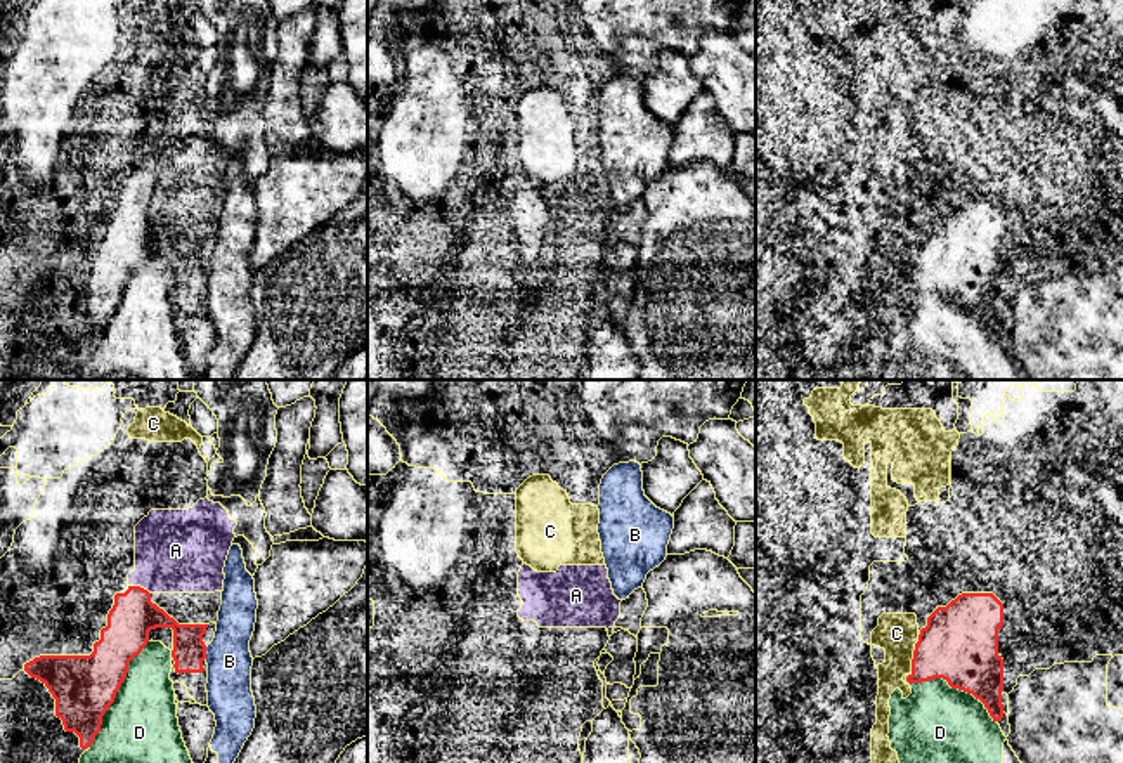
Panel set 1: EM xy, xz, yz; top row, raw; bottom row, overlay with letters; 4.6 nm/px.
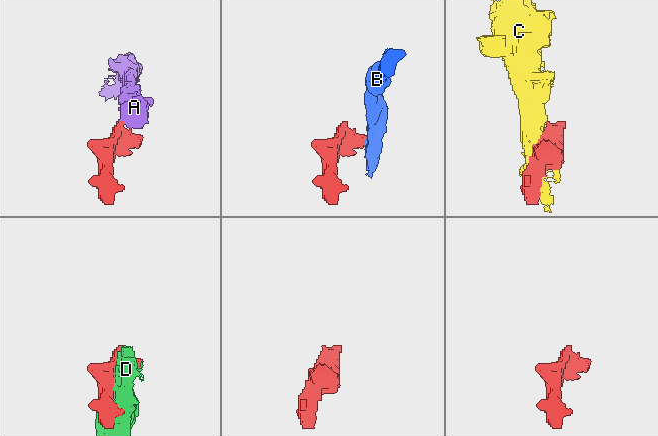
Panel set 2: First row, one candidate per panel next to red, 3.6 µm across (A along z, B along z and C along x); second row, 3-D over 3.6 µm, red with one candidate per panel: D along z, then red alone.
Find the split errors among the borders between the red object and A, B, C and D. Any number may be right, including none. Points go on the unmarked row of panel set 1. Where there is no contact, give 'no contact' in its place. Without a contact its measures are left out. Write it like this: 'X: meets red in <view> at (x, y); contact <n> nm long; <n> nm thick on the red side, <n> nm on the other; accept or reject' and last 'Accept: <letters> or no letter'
A: meets red in xy at (139, 198); contact 110 nm long; 200 nm thick on the red side, 380 nm on the other; accept
B: meets red in xy at (205, 264); contact 60 nm long; 160 nm thick on the red side, 220 nm on the other; reject
C: meets red in yz at (914, 267); contact 200 nm long; 360 nm thick on the red side, 190 nm on the other; reject
D: meets red in xy at (115, 306); contact 550 nm long; 300 nm thick on the red side, 380 nm on the other; reject
Accept: A

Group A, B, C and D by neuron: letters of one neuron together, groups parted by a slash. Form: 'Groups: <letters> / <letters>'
Groups: A / B / C D

